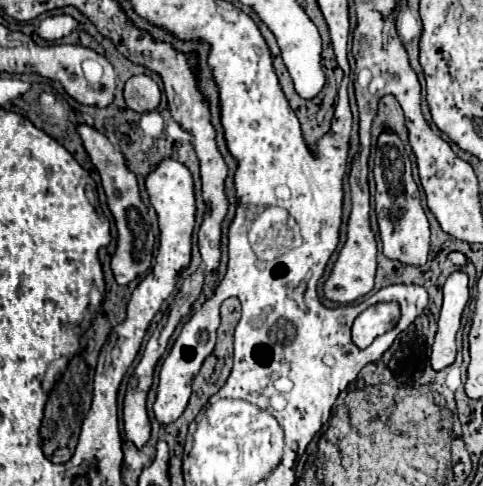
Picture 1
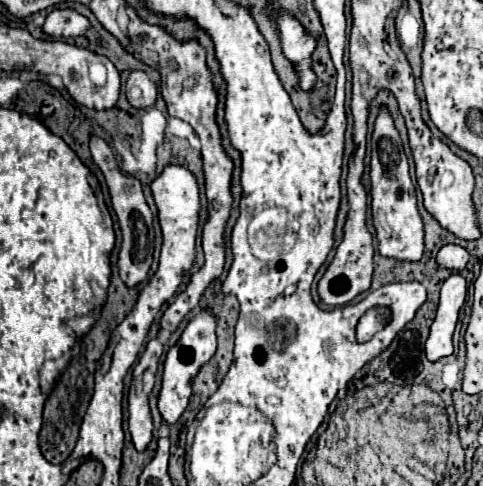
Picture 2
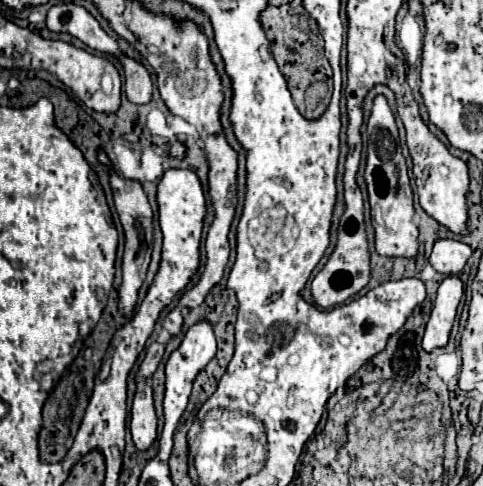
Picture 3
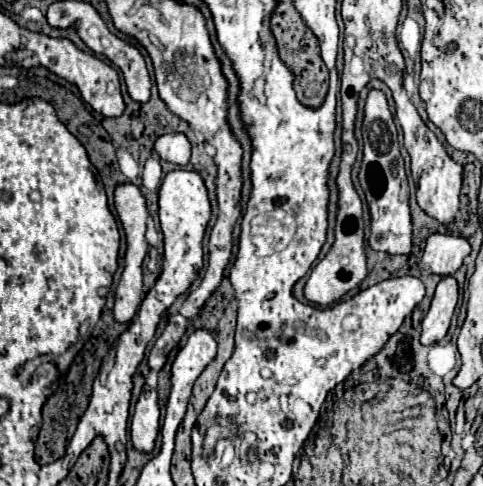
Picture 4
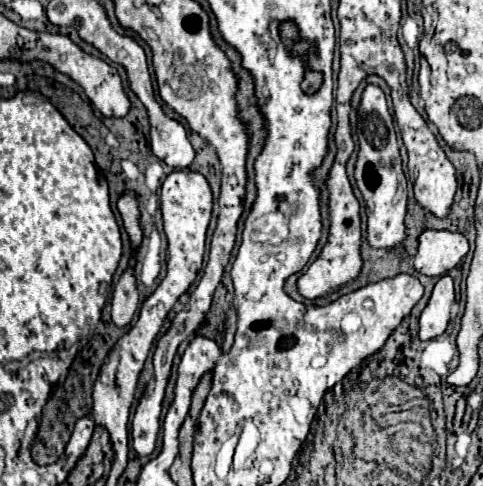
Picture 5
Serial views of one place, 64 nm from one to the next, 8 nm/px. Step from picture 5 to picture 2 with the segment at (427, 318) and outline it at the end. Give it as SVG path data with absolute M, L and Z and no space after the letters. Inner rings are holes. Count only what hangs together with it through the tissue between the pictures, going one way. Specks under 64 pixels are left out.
M450 274L440 290L440 304L436 320L430 328L430 338L426 342L426 356L430 362L440 362L454 354L452 334L458 324L460 308L466 302L466 280L460 274Z

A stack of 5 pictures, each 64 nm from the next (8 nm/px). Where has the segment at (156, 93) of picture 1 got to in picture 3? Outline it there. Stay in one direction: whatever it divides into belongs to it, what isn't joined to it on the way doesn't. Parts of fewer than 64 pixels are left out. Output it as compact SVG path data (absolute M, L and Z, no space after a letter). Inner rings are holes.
M124 58L122 66L124 66L124 72L126 72L124 92L126 92L128 100L132 104L148 104L152 100L152 92L154 92L148 70L142 64L138 64L136 60L130 60L130 58Z

